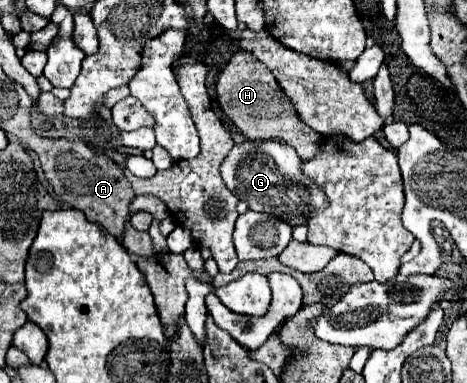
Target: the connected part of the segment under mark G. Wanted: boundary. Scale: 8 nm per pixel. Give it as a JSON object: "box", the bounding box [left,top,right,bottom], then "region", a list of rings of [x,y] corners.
{"box":[220,140,326,228],"region":[[[246,140],[230,150],[228,158],[224,158],[220,166],[220,172],[228,190],[238,200],[244,200],[250,210],[274,214],[294,228],[306,224],[314,210],[326,206],[326,194],[322,194],[322,190],[318,190],[318,186],[314,186],[306,174],[302,174],[302,166],[304,160],[298,158],[296,150],[284,142]]]}

